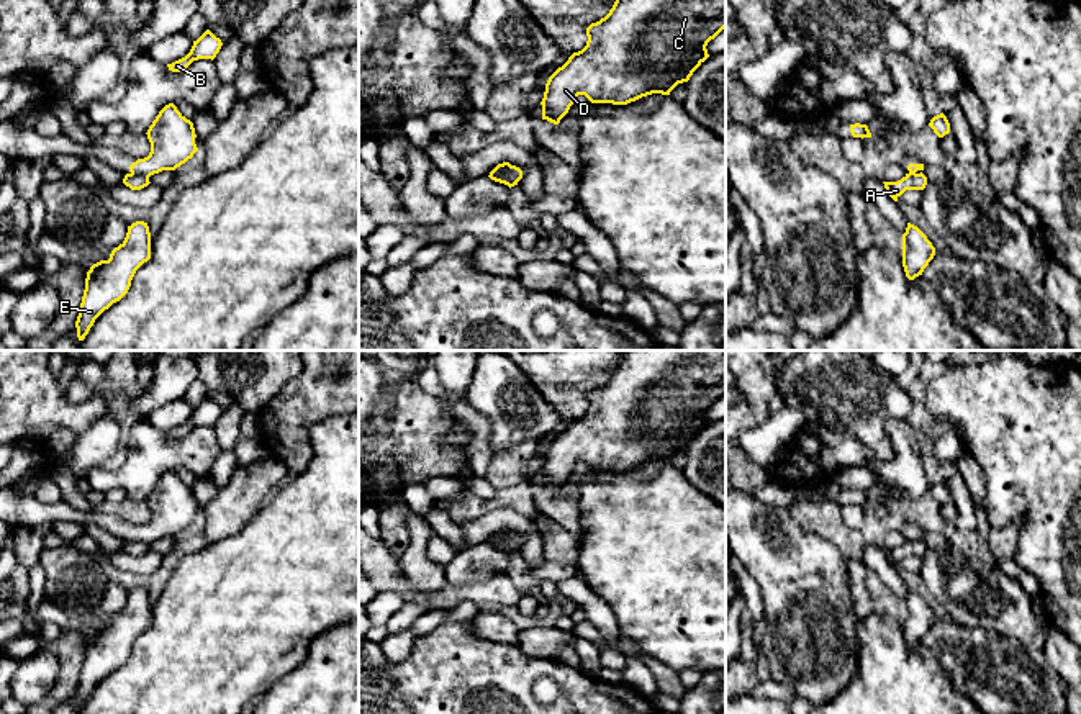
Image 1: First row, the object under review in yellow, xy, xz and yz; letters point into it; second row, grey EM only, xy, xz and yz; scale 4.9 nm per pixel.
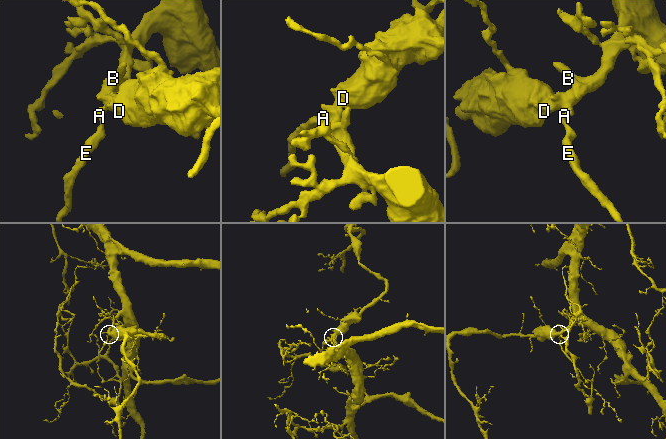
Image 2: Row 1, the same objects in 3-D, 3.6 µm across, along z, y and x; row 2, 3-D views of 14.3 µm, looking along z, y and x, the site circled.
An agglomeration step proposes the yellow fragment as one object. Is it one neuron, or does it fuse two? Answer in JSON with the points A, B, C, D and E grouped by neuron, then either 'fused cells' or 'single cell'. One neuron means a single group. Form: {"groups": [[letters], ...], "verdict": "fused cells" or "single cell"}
{"groups": [["A", "E"], ["B", "C", "D"]], "verdict": "fused cells"}

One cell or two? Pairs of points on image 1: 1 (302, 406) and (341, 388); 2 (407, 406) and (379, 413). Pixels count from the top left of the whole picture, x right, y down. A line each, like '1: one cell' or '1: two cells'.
1: one cell
2: one cell

